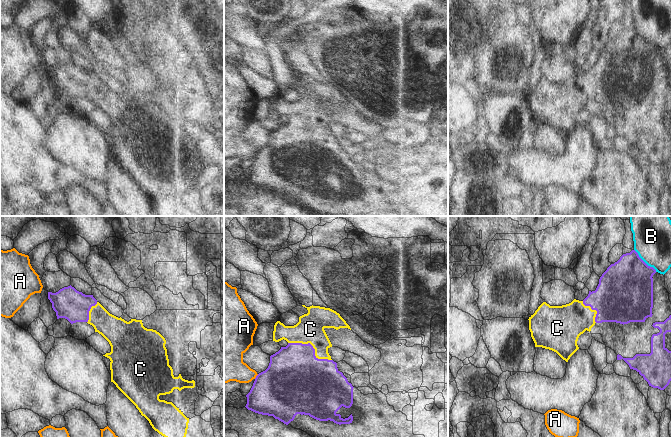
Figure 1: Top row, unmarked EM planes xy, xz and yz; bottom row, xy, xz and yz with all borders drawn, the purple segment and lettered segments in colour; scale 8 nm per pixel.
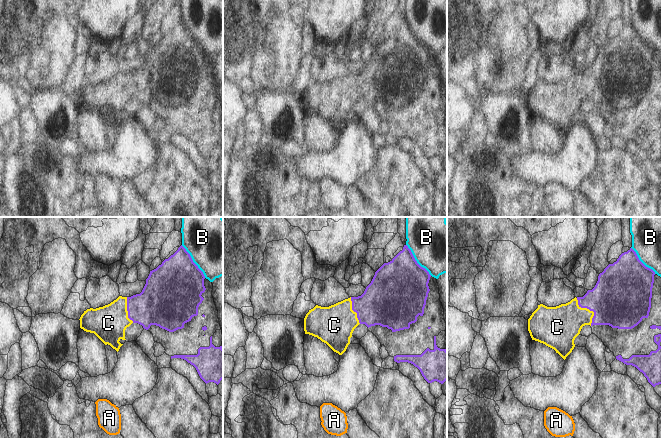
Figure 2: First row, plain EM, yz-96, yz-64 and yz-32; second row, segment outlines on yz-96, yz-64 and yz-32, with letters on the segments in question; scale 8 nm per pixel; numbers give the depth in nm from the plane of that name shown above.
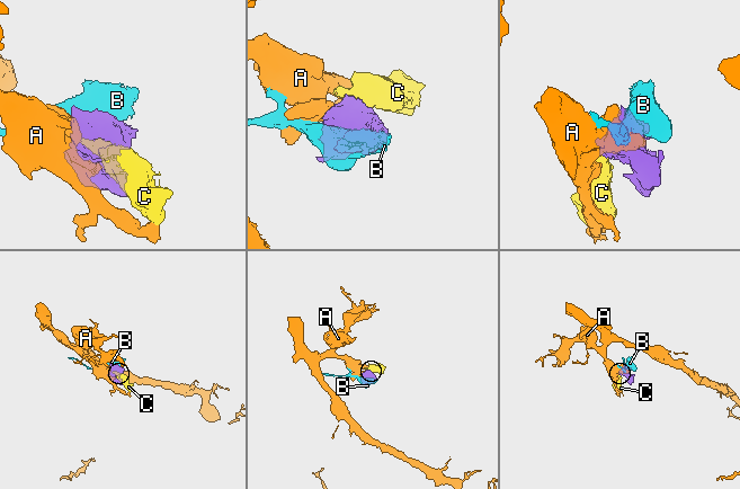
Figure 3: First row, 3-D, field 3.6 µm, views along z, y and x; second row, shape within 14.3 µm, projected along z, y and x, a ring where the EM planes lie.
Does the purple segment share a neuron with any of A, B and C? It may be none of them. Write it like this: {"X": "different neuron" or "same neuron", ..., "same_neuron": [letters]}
{"A": "different neuron", "B": "different neuron", "C": "same neuron", "same_neuron": ["C"]}

